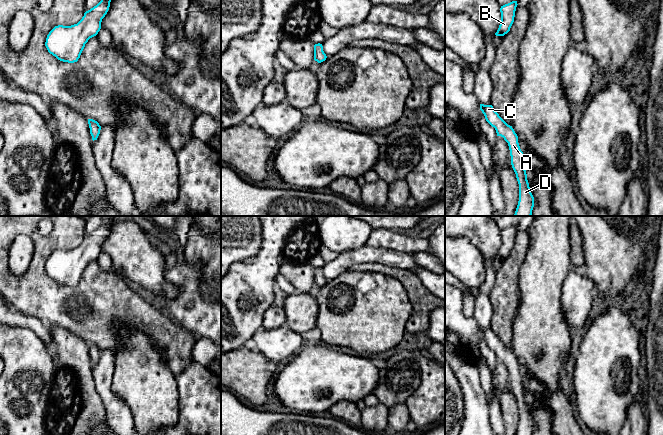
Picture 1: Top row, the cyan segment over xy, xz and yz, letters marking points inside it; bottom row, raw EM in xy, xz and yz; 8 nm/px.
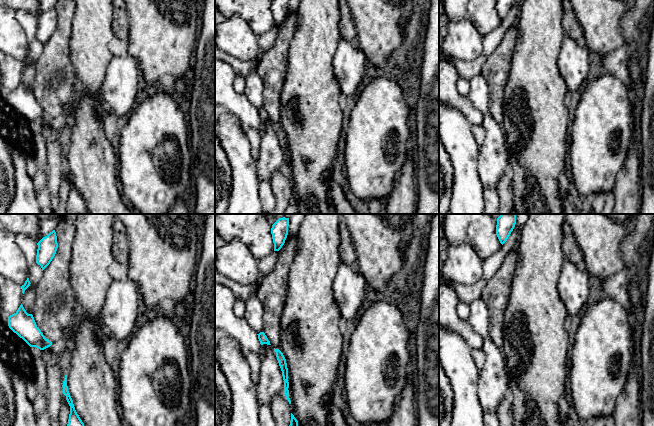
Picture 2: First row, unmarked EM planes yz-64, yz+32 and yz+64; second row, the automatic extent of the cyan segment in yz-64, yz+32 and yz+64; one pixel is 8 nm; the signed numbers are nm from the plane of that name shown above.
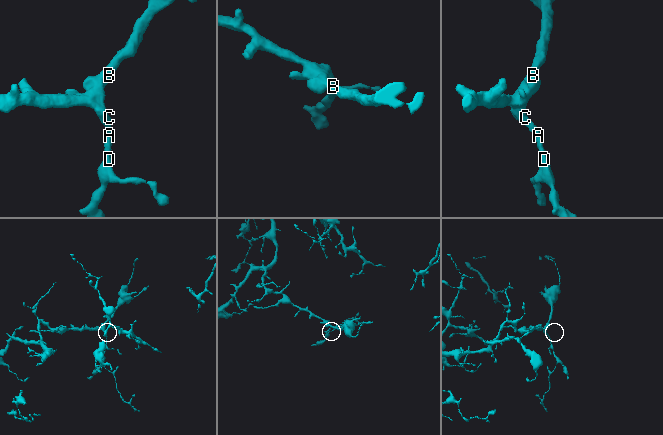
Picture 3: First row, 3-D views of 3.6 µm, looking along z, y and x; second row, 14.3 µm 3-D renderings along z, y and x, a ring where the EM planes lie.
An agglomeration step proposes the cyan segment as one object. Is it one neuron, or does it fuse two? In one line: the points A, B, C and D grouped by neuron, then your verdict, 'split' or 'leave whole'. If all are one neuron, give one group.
groups A B C D; leave whole

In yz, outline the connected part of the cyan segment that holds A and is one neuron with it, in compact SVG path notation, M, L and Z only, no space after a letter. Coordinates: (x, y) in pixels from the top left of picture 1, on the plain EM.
M480 328L480 334L486 345L495 352L497 360L501 360L508 367L511 389L516 398L519 408L519 425L516 435L532 435L534 421L530 415L527 398L525 394L524 378L518 367L518 360L512 350L508 349L494 334L492 329Z

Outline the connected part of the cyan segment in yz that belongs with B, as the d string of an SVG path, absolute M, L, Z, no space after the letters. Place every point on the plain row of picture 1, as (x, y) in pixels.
M512 225L508 228L501 230L501 246L497 256L495 257L496 260L504 260L510 255L510 252L514 246L517 229L517 225Z

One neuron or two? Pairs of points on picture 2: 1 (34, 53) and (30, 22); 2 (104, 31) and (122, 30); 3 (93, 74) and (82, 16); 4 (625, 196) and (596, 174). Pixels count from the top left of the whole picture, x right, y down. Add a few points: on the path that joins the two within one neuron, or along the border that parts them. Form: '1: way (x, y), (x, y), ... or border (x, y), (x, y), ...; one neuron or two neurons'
1: way (34, 45), (30, 30); one neuron
2: border (112, 10), (112, 32), (115, 35); two neurons
3: way (90, 60), (90, 30); one neuron
4: border (623, 166), (617, 175), (615, 186), (612, 190); two neurons

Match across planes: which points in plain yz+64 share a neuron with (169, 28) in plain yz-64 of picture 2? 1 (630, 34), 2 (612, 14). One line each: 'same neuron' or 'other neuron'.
1: other neuron
2: same neuron

